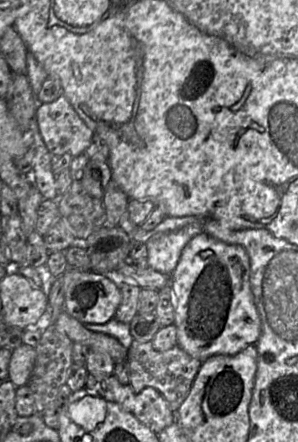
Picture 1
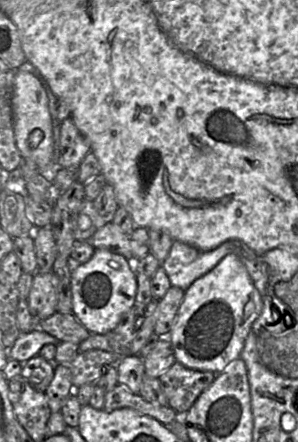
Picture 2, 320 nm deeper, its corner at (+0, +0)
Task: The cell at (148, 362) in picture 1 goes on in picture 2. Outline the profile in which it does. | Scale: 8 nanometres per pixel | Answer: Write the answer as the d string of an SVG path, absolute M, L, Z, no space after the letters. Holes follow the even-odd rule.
M175 362L159 376L168 406L186 413L197 398L212 384L216 374L187 368Z

